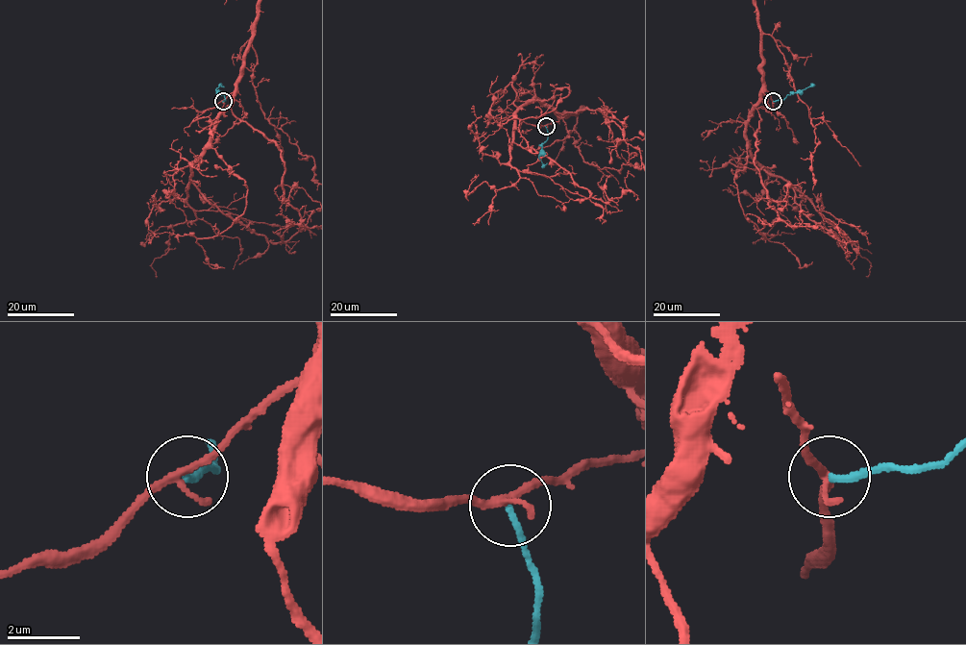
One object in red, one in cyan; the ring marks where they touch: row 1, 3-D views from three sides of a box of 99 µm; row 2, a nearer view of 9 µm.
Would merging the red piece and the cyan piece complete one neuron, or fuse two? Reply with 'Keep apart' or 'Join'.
Keep apart

